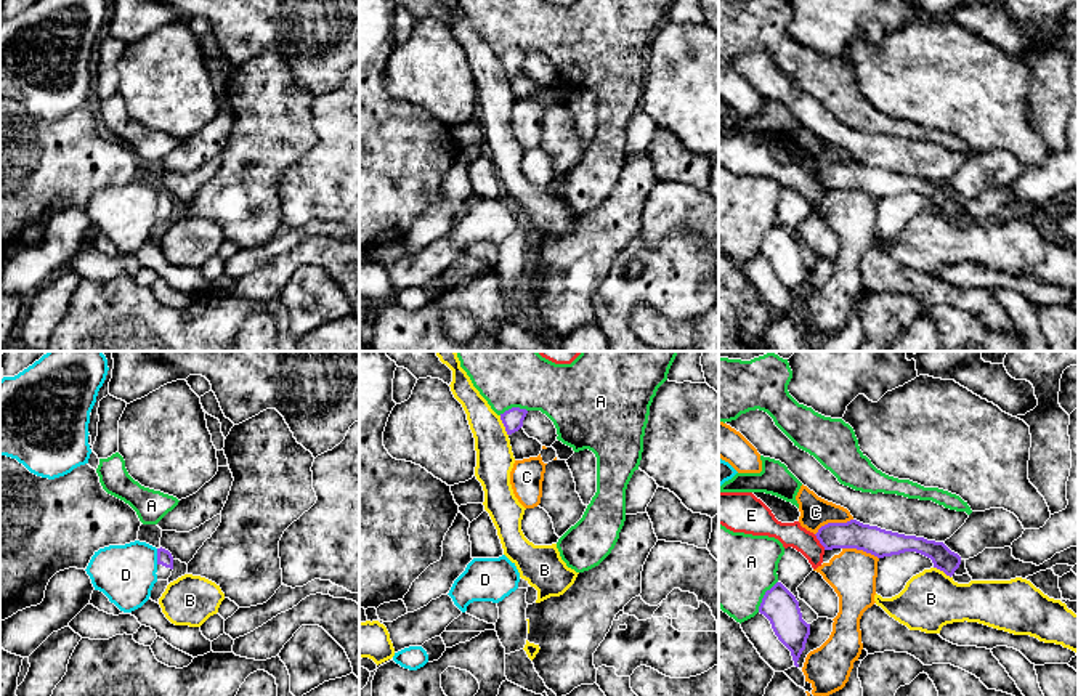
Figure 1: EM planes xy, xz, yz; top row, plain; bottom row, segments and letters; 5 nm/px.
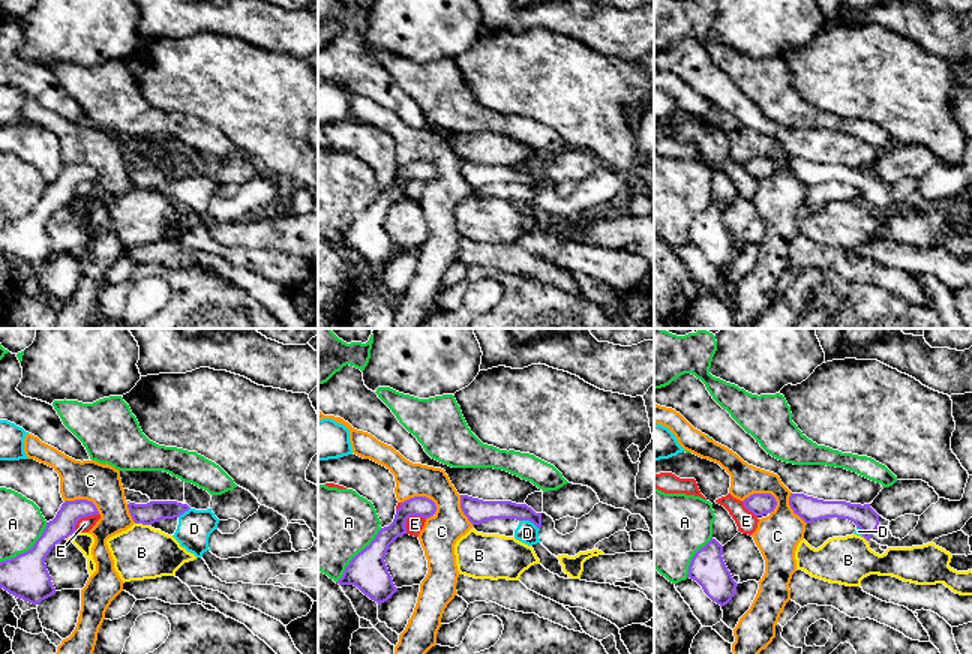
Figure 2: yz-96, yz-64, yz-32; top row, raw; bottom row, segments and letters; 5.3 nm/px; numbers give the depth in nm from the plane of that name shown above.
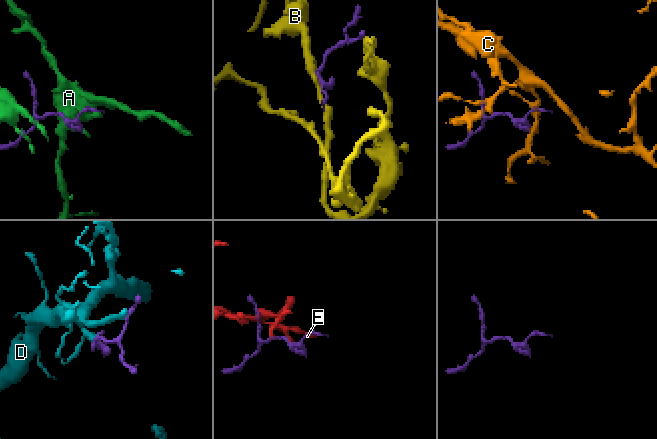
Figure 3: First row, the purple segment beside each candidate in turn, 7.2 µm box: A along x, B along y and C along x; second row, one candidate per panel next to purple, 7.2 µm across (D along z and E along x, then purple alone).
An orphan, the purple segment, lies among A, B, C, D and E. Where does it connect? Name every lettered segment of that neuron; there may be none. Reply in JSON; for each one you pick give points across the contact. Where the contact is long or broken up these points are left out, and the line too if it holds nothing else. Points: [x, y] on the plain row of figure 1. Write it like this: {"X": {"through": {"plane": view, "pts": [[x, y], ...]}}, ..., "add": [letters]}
{"add": []}

